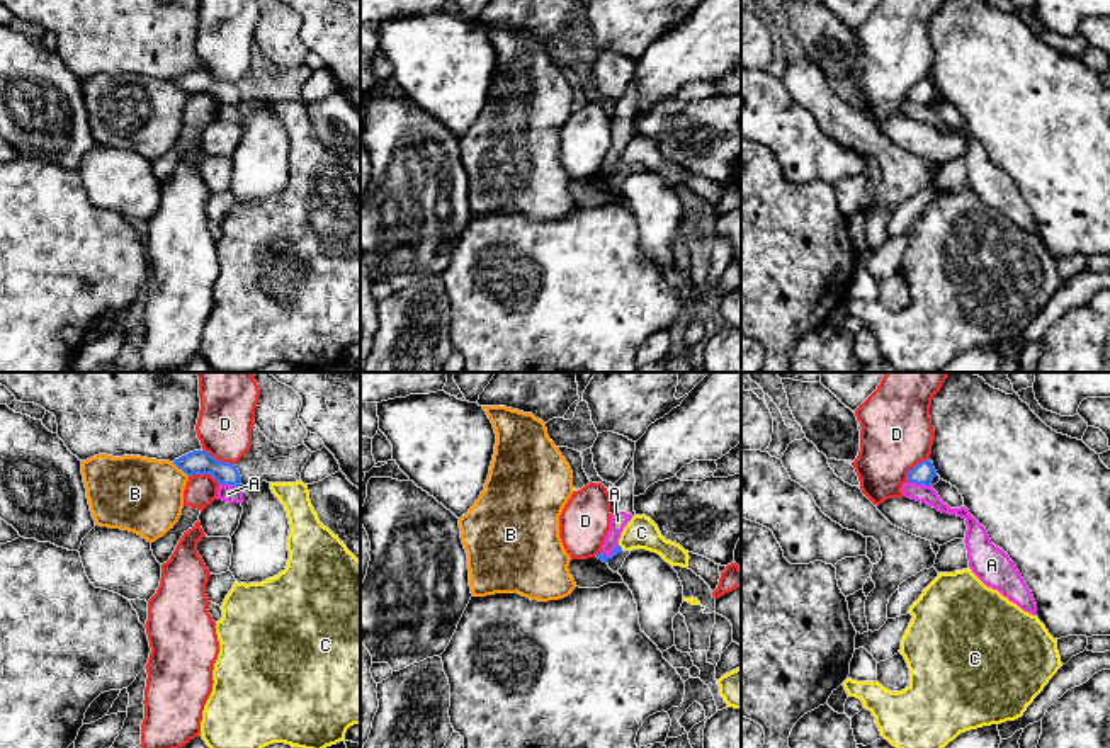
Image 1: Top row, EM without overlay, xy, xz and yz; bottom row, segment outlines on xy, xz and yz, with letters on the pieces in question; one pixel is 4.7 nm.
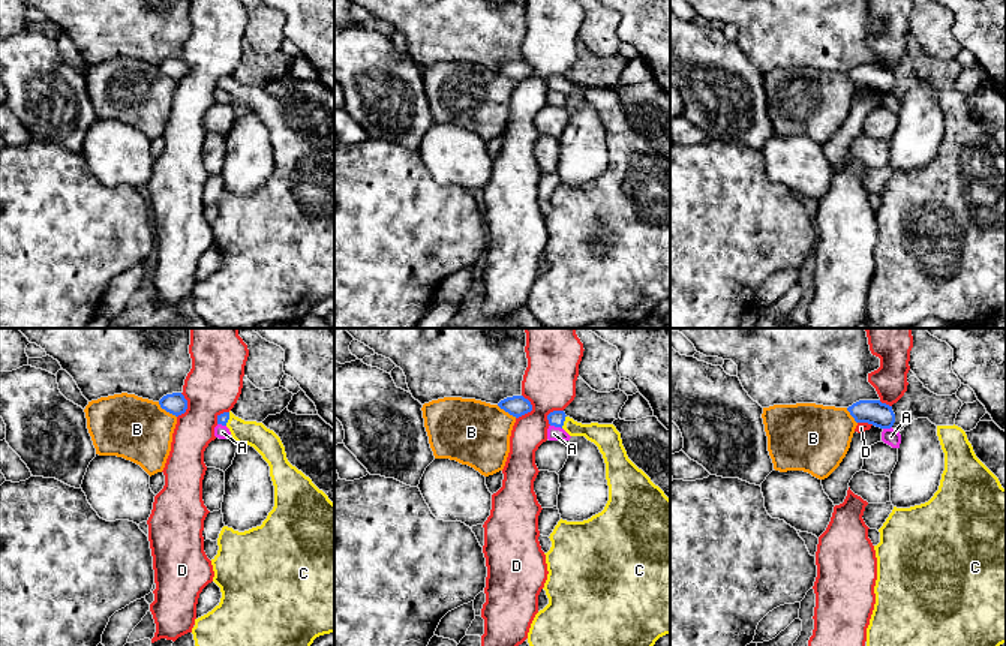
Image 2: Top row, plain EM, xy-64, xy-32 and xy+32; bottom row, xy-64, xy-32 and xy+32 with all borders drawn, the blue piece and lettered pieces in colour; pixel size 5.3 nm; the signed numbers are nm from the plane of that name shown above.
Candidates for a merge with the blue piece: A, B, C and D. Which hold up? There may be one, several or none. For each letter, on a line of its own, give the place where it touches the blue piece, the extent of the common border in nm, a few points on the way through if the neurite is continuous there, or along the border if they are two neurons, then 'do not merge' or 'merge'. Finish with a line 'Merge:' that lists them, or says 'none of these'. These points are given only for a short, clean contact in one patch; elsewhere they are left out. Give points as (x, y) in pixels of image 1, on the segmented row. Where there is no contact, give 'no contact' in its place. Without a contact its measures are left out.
A: xy (230, 483) | 110 nm | along xy (220, 483), (240, 488) | do not merge
B: xy (181, 468) | 100 nm | do not merge
C: xz (621, 548) | 50 nm | across xz (617, 549), (621, 548), (641, 532) | merge
D: yz (915, 466) | 160 nm | do not merge
Merge: C

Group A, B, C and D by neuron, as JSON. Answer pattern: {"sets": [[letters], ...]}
{"sets": [["A"], ["B"], ["C"], ["D"]]}

